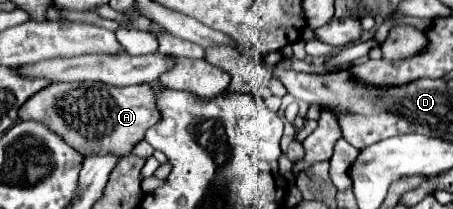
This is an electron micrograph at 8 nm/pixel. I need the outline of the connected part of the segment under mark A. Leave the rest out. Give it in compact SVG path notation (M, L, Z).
M70 82L70 84L48 84L48 88L42 88L36 96L30 96L18 116L20 120L36 120L46 124L50 130L60 134L72 148L76 148L84 158L92 152L108 154L116 152L118 156L128 156L136 142L144 138L144 132L152 128L160 120L160 110L156 110L156 84L134 84L134 86L112 86L102 82Z

